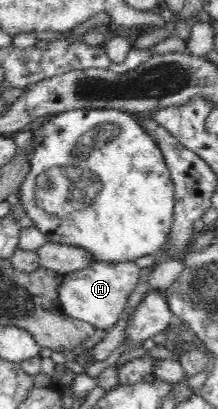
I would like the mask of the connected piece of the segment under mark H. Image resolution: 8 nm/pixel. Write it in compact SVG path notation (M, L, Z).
M103 261L94 262L91 266L64 274L64 280L58 288L59 302L62 309L80 321L94 327L110 331L117 323L128 303L130 294L139 282L141 269L134 262Z

